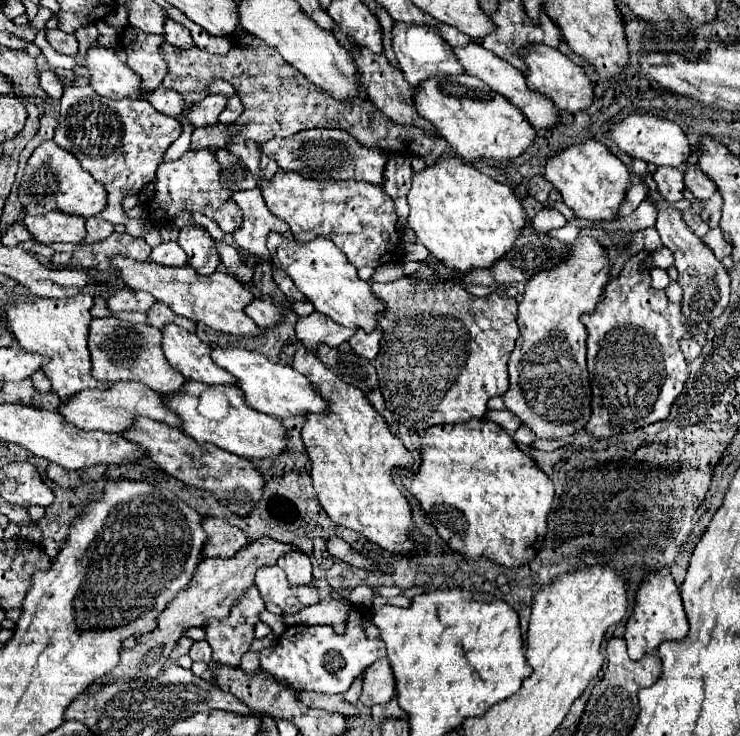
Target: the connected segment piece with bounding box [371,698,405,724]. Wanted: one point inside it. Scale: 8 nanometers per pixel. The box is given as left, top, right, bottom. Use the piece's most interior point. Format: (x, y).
(382, 712)

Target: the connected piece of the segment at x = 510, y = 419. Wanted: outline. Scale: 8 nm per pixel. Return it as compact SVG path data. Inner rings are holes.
M489 410L489 412L487 412L487 418L493 420L495 424L499 424L499 426L501 426L507 434L511 434L511 436L515 434L515 430L517 430L519 424L521 424L519 418L513 416L509 410L501 410L501 412L499 412L499 410L495 410L495 412Z

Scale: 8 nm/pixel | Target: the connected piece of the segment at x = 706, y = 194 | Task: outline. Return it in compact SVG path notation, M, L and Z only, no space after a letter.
M691 166L685 168L685 188L697 198L697 200L709 200L717 190L715 184L703 174L699 172L699 166Z

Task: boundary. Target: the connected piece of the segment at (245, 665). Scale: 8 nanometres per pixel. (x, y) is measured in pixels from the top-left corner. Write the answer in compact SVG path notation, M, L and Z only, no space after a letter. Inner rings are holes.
M247 652L243 654L243 660L239 664L241 670L245 670L247 674L255 674L259 670L259 654L257 652Z

